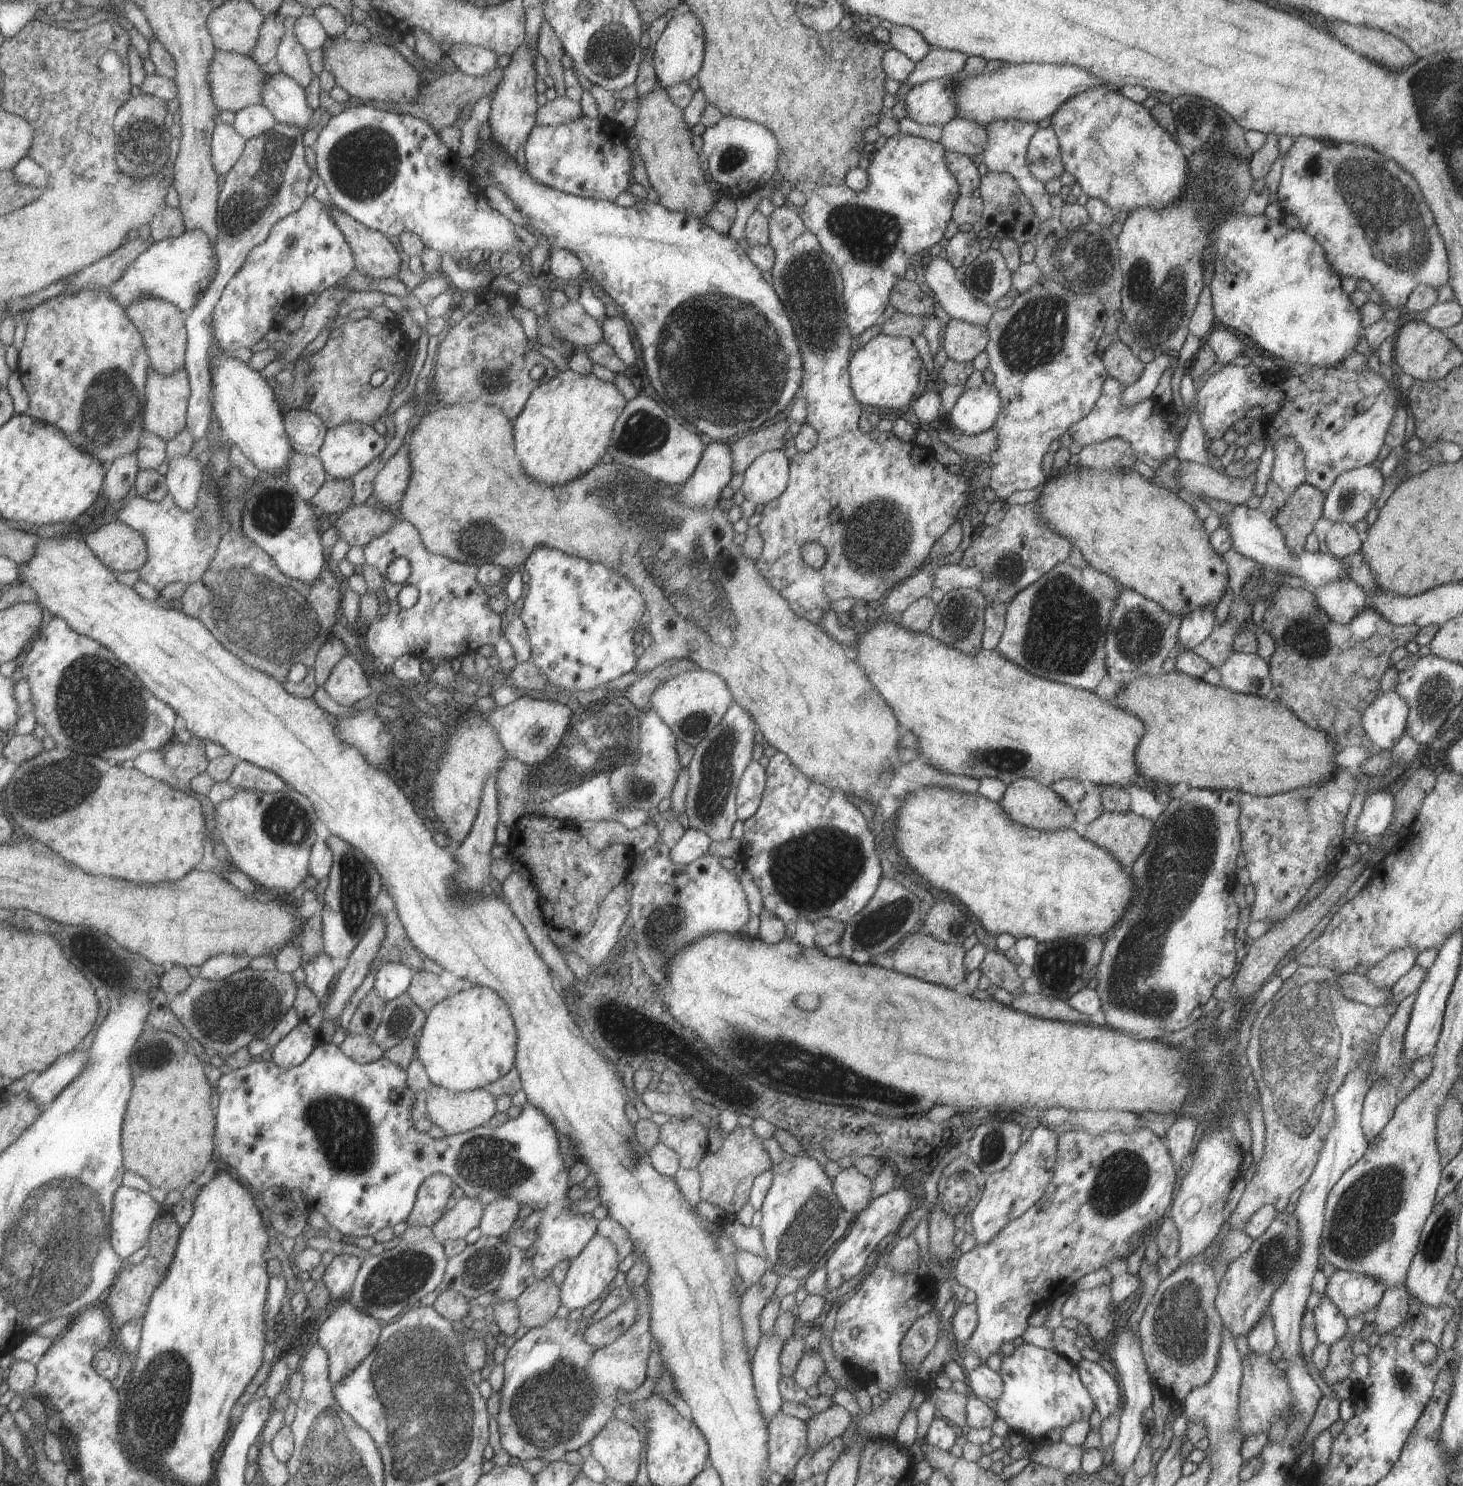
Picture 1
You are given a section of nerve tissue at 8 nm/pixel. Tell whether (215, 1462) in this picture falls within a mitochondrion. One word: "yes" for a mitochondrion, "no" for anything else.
no

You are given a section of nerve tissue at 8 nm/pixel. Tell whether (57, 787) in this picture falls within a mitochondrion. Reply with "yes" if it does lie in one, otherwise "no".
yes

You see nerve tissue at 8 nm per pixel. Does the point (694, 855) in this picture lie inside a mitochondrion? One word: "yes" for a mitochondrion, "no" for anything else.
no

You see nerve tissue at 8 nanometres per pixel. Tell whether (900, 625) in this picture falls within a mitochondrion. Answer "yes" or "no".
no

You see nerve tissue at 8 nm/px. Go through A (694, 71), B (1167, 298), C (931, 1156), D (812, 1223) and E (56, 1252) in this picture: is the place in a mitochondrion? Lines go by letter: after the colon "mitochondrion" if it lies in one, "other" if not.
A: other
B: mitochondrion
C: other
D: mitochondrion
E: mitochondrion

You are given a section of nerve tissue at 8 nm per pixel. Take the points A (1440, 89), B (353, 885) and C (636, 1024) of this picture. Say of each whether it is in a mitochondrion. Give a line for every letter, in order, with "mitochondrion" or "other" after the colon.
A: mitochondrion
B: mitochondrion
C: mitochondrion

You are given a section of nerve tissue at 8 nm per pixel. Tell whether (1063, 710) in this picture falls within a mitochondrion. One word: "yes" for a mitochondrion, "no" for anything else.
no

